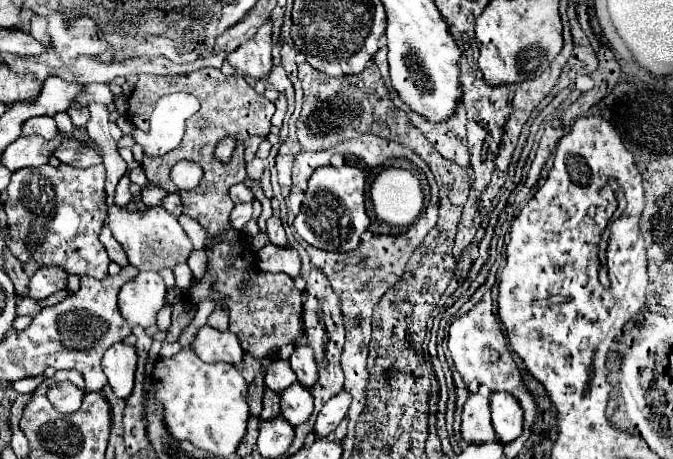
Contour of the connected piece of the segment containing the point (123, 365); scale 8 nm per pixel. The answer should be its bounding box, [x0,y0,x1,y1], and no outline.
[101,343,137,399]

